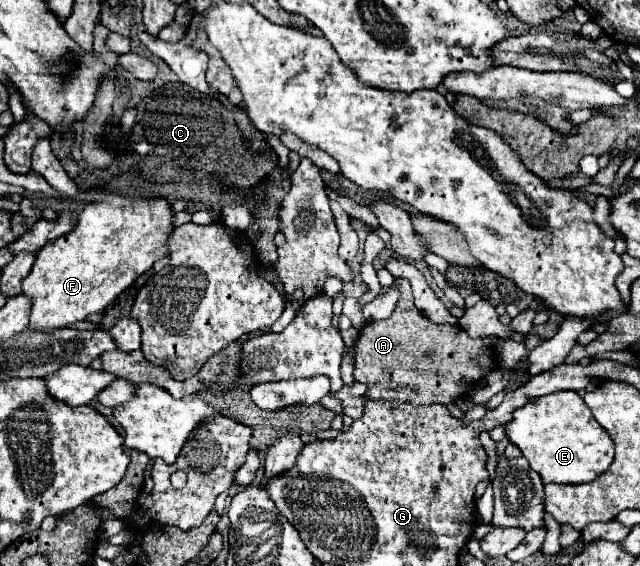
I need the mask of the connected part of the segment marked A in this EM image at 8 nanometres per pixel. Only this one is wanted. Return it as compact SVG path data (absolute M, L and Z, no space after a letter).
M397 277L391 289L399 289L399 301L389 319L367 321L359 333L355 345L355 381L369 385L369 399L383 401L409 401L409 403L441 403L449 405L451 413L463 417L453 405L455 397L461 397L465 389L459 381L475 383L491 373L495 363L495 353L483 347L481 339L469 337L463 329L451 323L433 323L415 307L411 283Z

